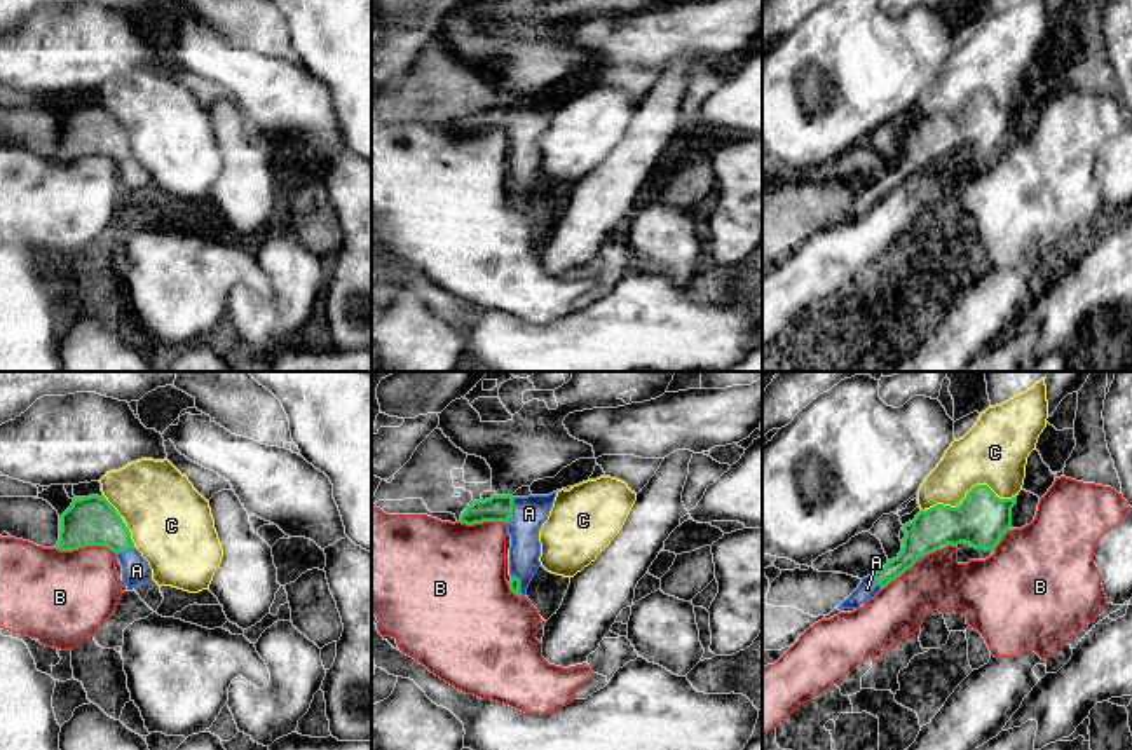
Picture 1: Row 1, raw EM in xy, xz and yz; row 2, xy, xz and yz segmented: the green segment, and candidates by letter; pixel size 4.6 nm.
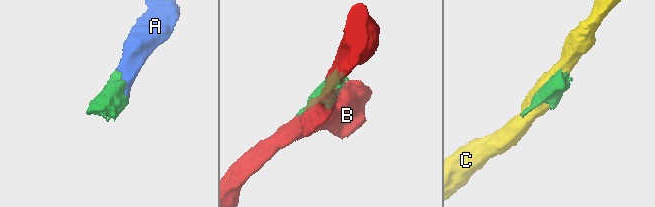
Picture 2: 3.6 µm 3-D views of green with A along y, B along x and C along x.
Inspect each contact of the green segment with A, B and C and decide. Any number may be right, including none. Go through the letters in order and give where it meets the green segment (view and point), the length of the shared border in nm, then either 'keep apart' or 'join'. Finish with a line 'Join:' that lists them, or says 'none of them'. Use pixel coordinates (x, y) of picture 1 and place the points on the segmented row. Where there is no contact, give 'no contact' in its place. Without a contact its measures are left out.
A: xz (511, 511) | 130 nm | join
B: xy (86, 545) | 280 nm | keep apart
C: yz (970, 490) | 420 nm | keep apart
Join: A

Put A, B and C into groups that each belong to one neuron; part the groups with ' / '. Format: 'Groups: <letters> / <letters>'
Groups: A / B / C

